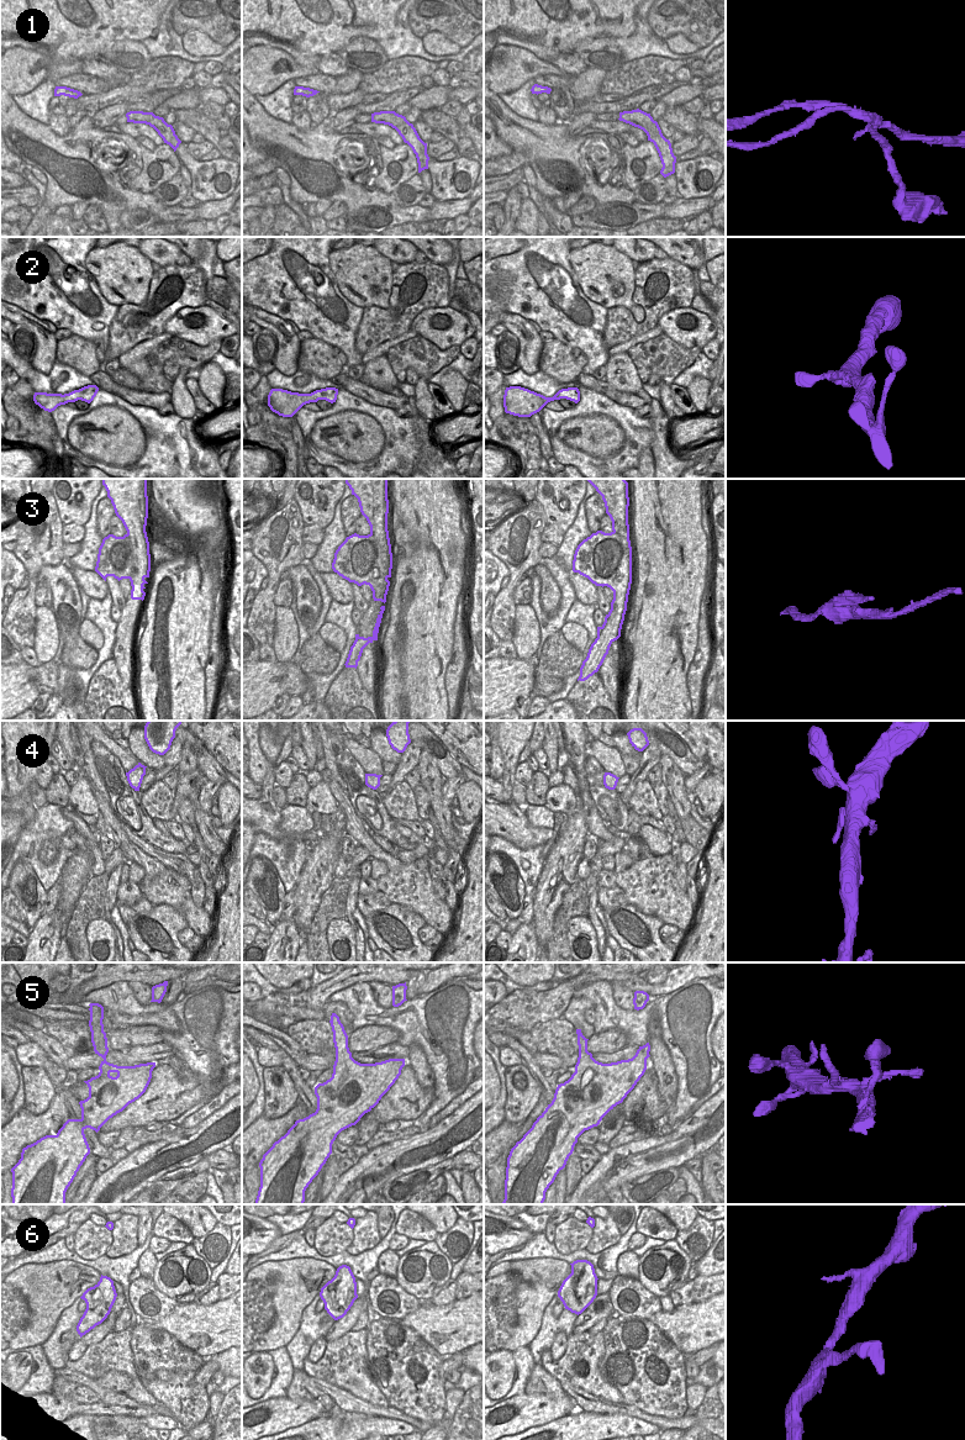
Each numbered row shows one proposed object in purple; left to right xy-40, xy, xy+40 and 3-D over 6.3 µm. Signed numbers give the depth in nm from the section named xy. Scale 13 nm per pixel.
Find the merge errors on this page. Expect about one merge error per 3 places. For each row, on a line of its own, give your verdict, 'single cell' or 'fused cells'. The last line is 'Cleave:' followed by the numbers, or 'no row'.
1: fused cells
2: single cell
3: fused cells
4: single cell
5: fused cells
6: single cell
Cleave: 1, 3, 5

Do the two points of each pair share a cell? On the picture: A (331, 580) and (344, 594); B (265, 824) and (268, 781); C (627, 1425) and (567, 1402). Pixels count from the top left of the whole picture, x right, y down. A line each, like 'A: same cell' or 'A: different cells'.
A: same cell
B: same cell
C: different cells

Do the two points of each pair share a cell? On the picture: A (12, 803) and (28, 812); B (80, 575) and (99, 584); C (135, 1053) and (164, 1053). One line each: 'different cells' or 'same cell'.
A: same cell
B: same cell
C: same cell

